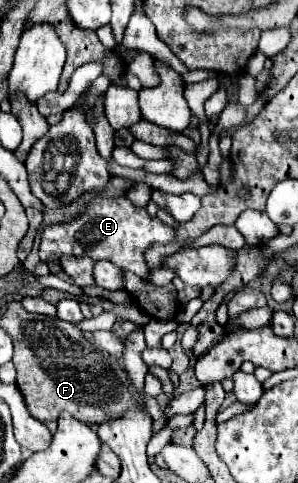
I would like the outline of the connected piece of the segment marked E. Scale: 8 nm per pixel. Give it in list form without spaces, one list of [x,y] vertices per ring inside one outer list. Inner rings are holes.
[[[95,197],[89,209],[71,223],[49,225],[41,235],[39,259],[49,265],[51,261],[61,263],[61,257],[91,257],[93,261],[105,259],[123,271],[133,271],[141,279],[147,279],[147,265],[143,251],[149,243],[169,243],[175,239],[175,229],[161,223],[157,217],[149,217],[145,209],[135,209],[129,199],[99,199]]]

